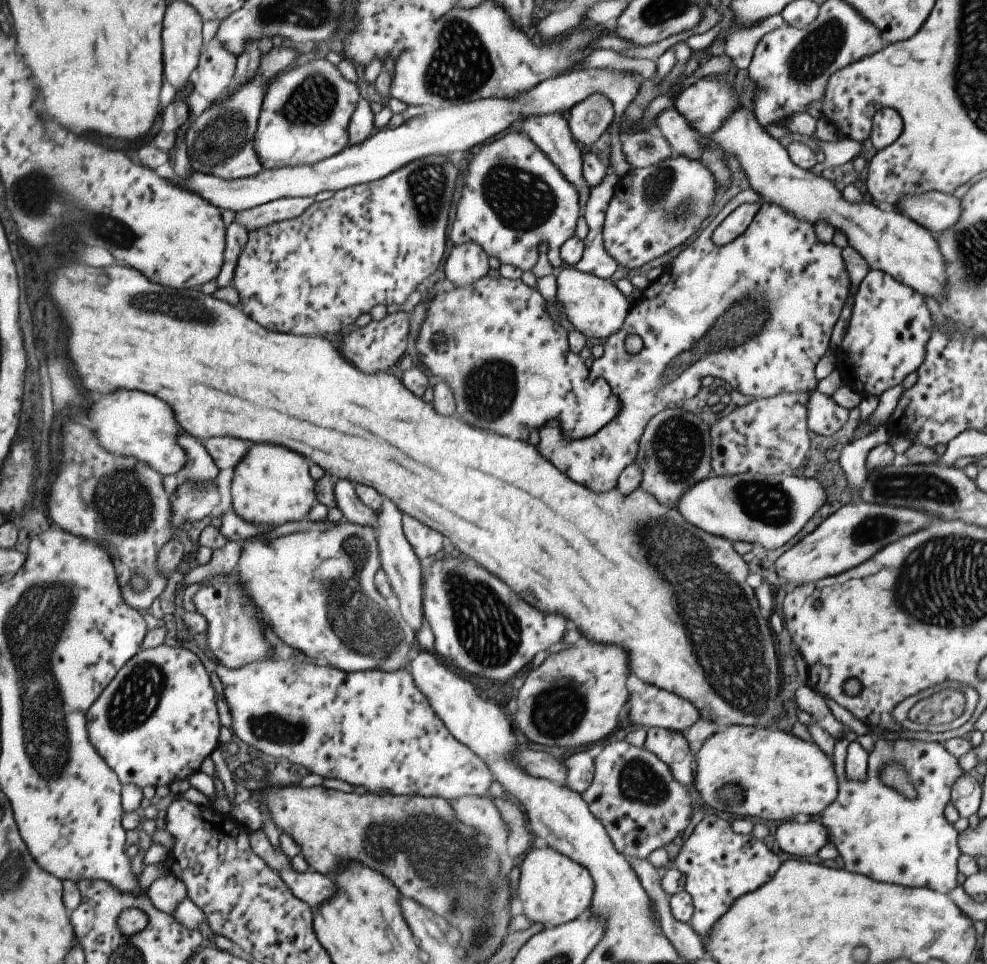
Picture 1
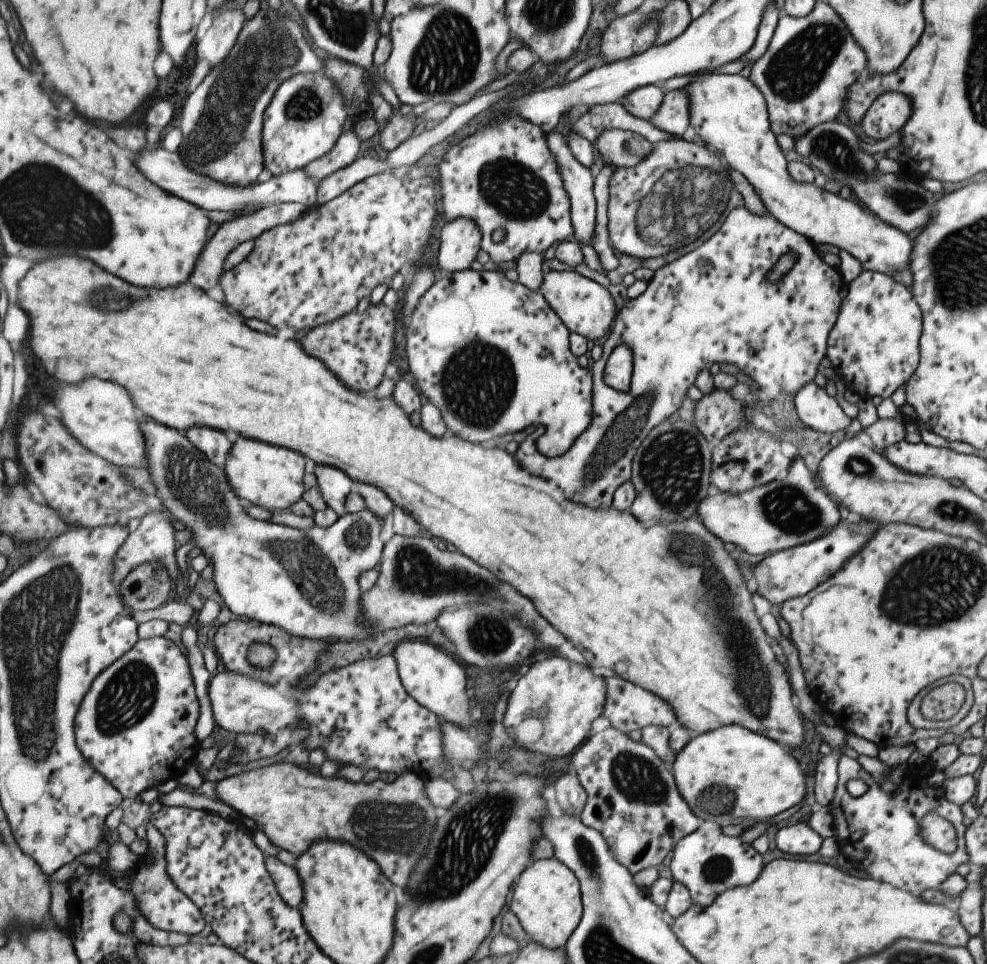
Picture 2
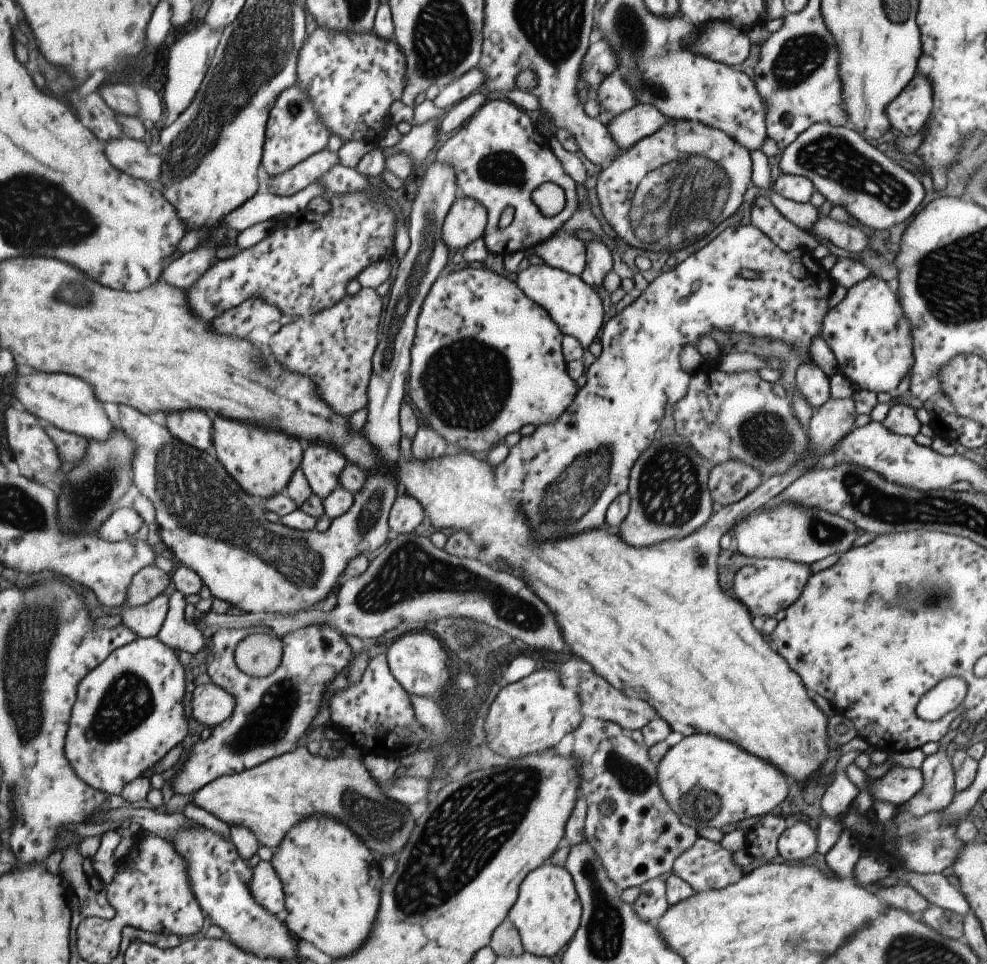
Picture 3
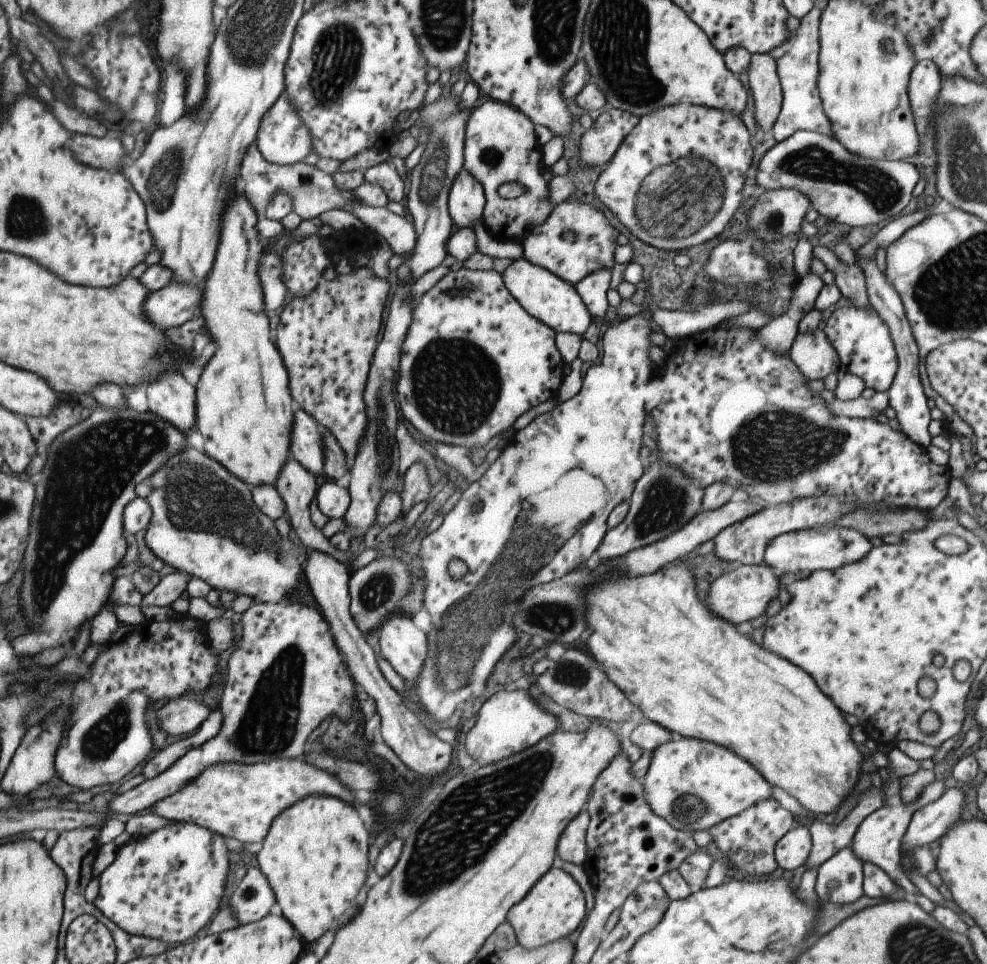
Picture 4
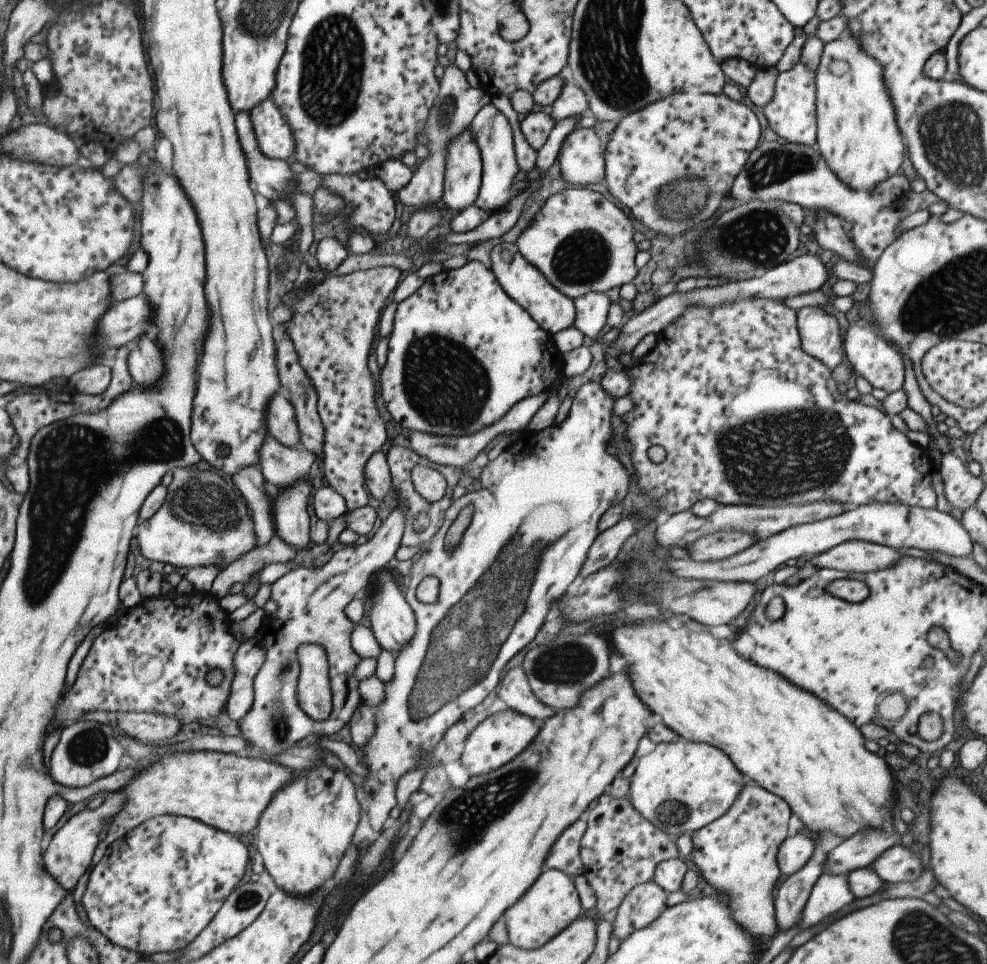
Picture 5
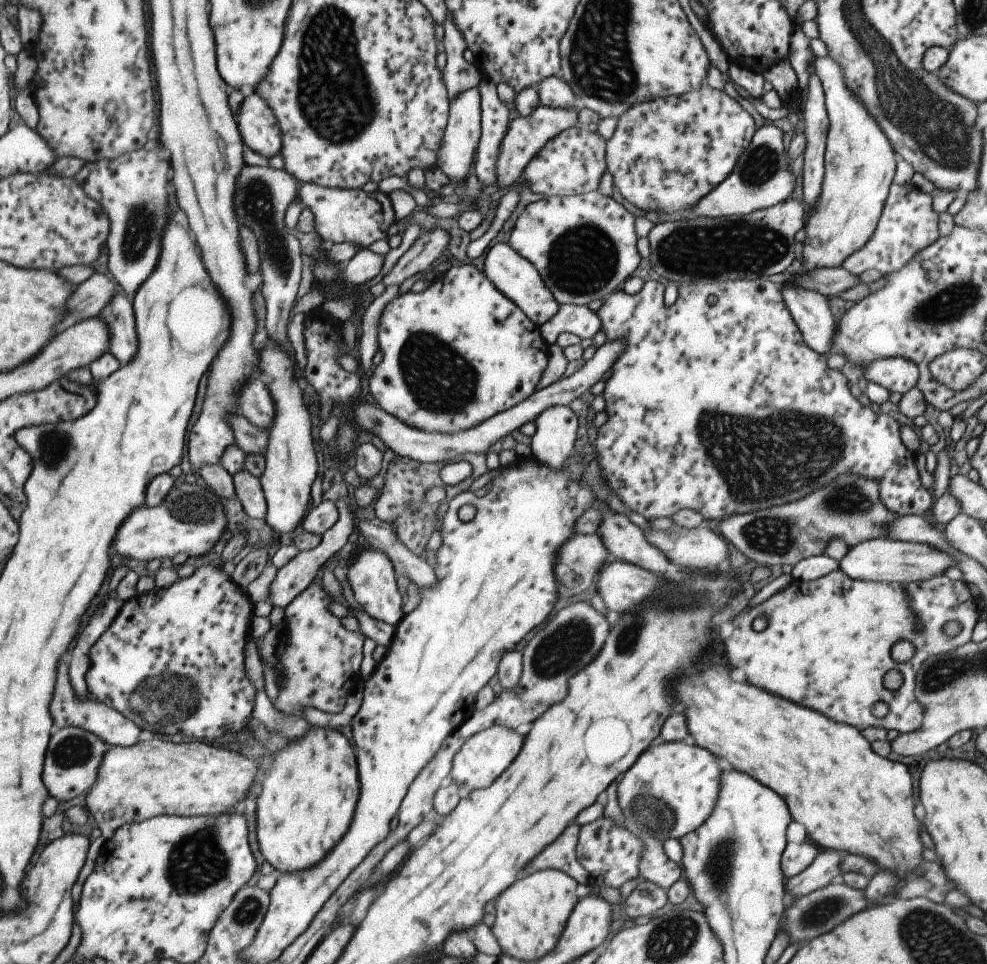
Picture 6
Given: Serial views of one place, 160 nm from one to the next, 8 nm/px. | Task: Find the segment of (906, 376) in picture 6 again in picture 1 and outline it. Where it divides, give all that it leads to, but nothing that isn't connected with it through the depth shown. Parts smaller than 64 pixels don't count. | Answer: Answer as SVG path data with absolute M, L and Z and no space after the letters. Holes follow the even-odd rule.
M867 271L854 294L846 331L835 351L843 385L862 396L878 397L918 369L932 329L931 313L924 299L883 271Z

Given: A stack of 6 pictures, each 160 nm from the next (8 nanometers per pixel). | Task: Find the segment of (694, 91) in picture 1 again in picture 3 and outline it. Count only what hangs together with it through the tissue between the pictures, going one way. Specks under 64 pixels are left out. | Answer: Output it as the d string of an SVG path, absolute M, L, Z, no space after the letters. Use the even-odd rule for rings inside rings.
M633 105L625 112L613 115L606 126L608 135L612 142L618 146L619 150L632 147L638 140L653 134L657 129L660 129L667 120L655 107L649 105Z

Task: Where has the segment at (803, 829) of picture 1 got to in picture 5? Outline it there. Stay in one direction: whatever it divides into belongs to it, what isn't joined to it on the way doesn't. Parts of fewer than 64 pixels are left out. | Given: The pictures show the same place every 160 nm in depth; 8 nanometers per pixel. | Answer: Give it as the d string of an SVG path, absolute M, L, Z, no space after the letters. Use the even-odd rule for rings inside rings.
M798 833L795 836L787 836L779 845L776 854L780 872L788 877L797 872L811 858L813 851L814 842L807 836Z

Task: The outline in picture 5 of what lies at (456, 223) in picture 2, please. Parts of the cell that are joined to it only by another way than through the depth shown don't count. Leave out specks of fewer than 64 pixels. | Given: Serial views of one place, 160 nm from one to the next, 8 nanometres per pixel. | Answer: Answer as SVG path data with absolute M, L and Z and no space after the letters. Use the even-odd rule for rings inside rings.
M467 128L446 144L441 204L460 211L473 203L480 185L481 171L480 150Z

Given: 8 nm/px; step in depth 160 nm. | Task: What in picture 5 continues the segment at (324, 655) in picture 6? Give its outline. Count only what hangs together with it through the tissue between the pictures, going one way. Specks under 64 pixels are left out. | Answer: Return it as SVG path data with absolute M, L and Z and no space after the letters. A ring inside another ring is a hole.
M396 506L385 518L377 531L363 544L344 545L340 550L323 559L319 568L297 567L296 569L277 578L270 584L270 599L277 604L274 616L266 617L261 623L257 634L259 642L265 649L265 662L257 671L252 680L253 700L251 708L241 720L238 726L244 741L250 746L250 751L255 751L259 757L269 759L275 753L292 747L295 742L309 734L333 734L339 732L351 718L357 704L361 703L359 692L357 692L358 680L354 677L354 668L361 660L350 645L350 632L353 628L352 622L347 620L343 614L344 606L353 599L365 593L369 586L371 576L379 571L384 564L394 558L395 550L400 545L400 538L404 529L404 516ZM300 644L316 644L323 648L326 656L328 672L328 687L331 691L329 716L323 722L315 722L309 718L297 704L295 698L295 687L299 674L296 650Z

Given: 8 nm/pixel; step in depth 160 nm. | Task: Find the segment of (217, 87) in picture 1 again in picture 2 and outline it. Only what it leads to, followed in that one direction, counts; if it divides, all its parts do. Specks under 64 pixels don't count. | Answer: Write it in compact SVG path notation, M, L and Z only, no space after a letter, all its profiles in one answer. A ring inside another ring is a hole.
M223 10L215 14L203 36L195 43L195 59L203 59L209 63L210 70L215 64L226 59L230 46L233 46L237 33L244 23L242 10Z

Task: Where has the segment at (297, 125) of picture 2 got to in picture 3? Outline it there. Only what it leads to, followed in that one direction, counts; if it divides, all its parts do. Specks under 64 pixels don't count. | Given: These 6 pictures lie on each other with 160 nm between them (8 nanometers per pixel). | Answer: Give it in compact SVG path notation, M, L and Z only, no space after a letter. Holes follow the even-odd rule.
M296 84L287 87L277 95L268 112L260 165L269 177L275 177L325 149L329 136L329 131L318 119L306 94Z

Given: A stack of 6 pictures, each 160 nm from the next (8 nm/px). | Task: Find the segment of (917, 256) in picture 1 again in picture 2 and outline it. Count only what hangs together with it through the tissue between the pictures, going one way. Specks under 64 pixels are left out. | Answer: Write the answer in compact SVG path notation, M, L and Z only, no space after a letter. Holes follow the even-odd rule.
M699 71L689 74L691 80L679 90L688 98L688 121L693 132L701 142L709 145L731 170L739 173L752 186L755 194L760 196L763 206L783 226L807 238L814 246L831 244L838 250L845 250L861 264L863 271L869 270L890 274L891 271L908 270L909 255L912 240L904 232L876 219L859 202L841 199L822 189L816 188L811 183L798 183L787 172L783 154L775 142L775 135L771 132L768 112L763 95L748 78L737 74L710 73Z

